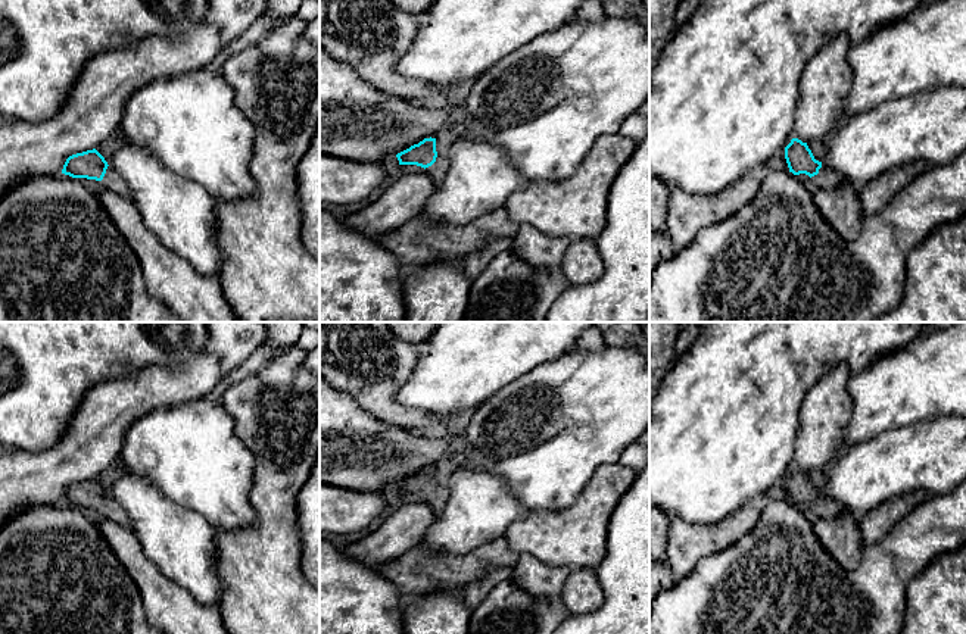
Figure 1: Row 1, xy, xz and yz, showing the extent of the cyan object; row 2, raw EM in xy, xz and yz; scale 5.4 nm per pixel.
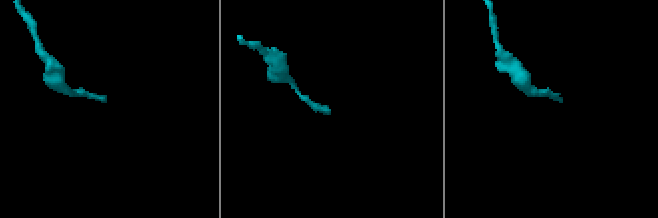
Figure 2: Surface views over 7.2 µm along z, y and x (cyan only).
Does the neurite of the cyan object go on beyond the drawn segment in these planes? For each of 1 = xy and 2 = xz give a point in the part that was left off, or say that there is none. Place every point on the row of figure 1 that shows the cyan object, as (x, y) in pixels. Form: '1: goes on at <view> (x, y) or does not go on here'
1: goes on at xy (112, 181)
2: goes on at xz (439, 168)

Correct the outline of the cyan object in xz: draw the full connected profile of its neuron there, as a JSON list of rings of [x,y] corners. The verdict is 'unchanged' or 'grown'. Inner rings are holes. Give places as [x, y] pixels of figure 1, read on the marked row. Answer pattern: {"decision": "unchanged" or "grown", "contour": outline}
{"decision": "grown", "contour": [[[424,138],[418,144],[396,154],[399,165],[417,165],[424,168],[436,184],[442,182],[448,169],[448,157],[442,157],[436,152],[436,138]]]}

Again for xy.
{"decision": "grown", "contour": [[[96,149],[69,156],[63,165],[62,174],[72,178],[102,181],[105,188],[131,200],[128,185],[109,168],[105,157]]]}

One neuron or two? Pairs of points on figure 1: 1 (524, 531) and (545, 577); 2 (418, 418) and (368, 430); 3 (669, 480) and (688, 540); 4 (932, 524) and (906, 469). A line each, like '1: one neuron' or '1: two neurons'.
1: two neurons
2: two neurons
3: two neurons
4: two neurons

